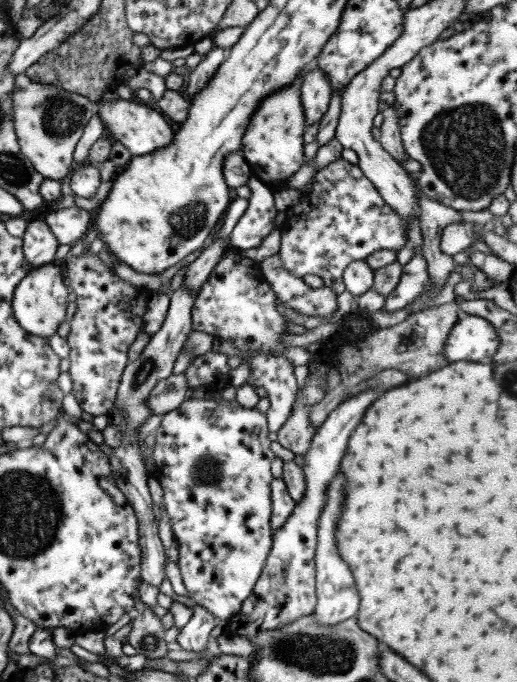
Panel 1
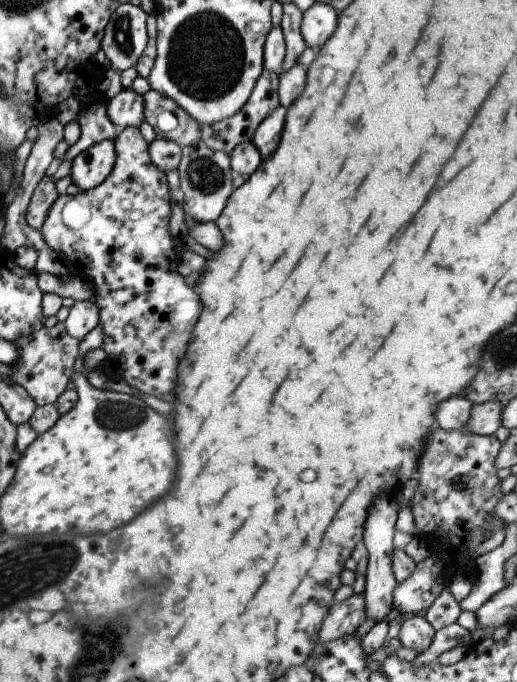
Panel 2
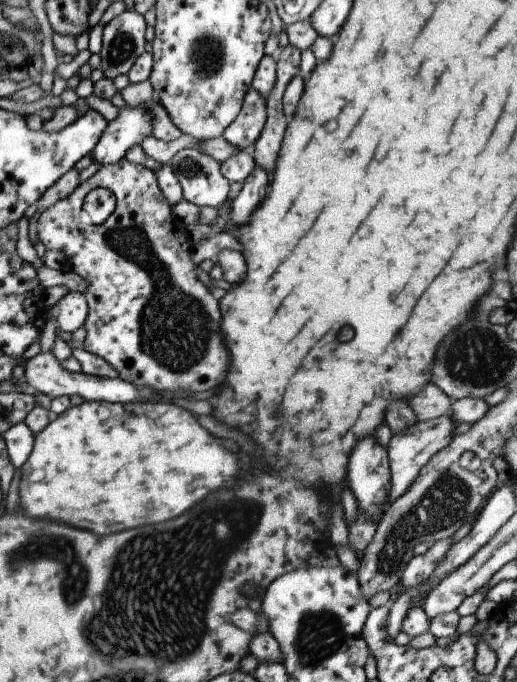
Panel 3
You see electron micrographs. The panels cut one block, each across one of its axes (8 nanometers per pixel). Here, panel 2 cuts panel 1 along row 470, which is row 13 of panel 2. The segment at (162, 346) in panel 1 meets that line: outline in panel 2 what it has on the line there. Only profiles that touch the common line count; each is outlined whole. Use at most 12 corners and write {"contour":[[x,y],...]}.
{"contour":[[122,3],[101,49],[114,70],[136,66],[150,34],[140,5]]}

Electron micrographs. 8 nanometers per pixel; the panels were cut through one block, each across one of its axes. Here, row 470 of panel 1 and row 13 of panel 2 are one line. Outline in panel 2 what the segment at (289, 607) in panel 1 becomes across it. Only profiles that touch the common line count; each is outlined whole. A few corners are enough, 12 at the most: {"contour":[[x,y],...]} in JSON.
{"contour":[[324,3],[303,12],[305,45],[318,49],[336,30],[338,12]]}

